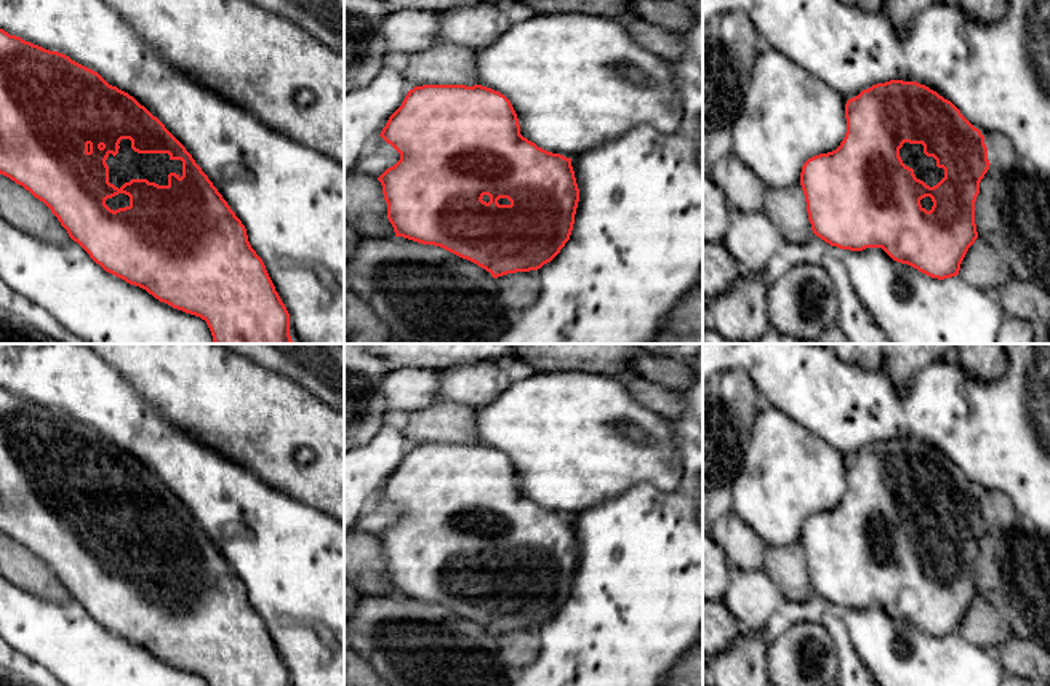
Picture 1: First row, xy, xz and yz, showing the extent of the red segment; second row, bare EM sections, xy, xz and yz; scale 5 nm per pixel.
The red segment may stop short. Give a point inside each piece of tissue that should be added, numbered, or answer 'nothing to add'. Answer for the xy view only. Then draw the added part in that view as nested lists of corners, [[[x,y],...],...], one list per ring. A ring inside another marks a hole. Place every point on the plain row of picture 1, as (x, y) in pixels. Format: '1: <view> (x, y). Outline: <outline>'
1: xy (127, 523). Outline: [[[130,497],[120,499],[118,512],[109,512],[106,521],[109,524],[109,540],[122,545],[131,537],[147,537],[158,544],[168,544],[168,532],[182,534],[182,520],[171,518],[168,512],[138,512],[131,507]]]
2: xy (120, 558). Outline: [[[118,552],[112,556],[107,556],[106,558],[106,563],[110,566],[110,568],[118,568],[118,566],[125,566],[125,564],[130,564],[130,555],[125,553],[125,552]]]

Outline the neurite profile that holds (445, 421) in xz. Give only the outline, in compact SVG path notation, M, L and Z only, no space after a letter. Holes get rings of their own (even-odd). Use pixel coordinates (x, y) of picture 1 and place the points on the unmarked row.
M442 400L429 408L410 413L403 435L415 445L479 441L475 408Z

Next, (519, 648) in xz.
M536 628L515 630L496 636L499 657L506 668L523 668L530 665L539 651L539 636Z

